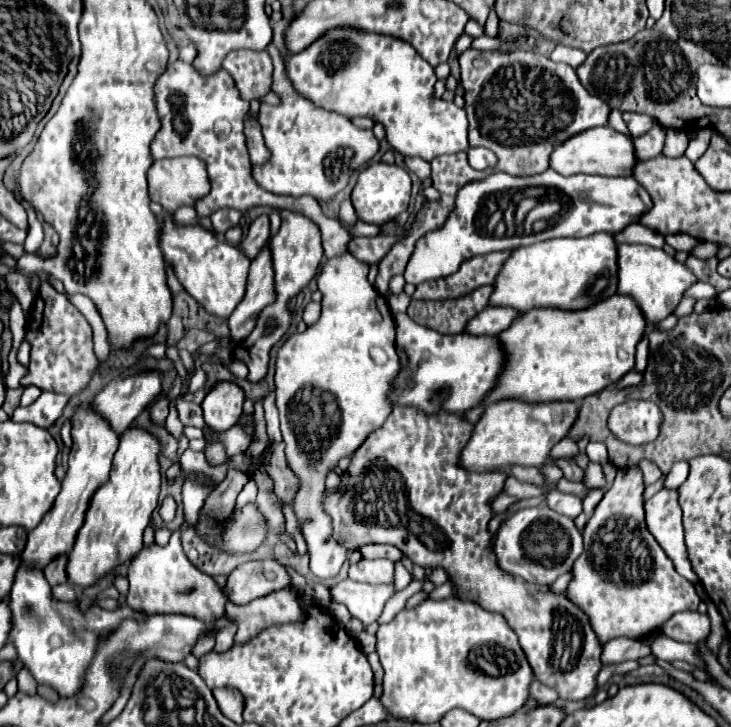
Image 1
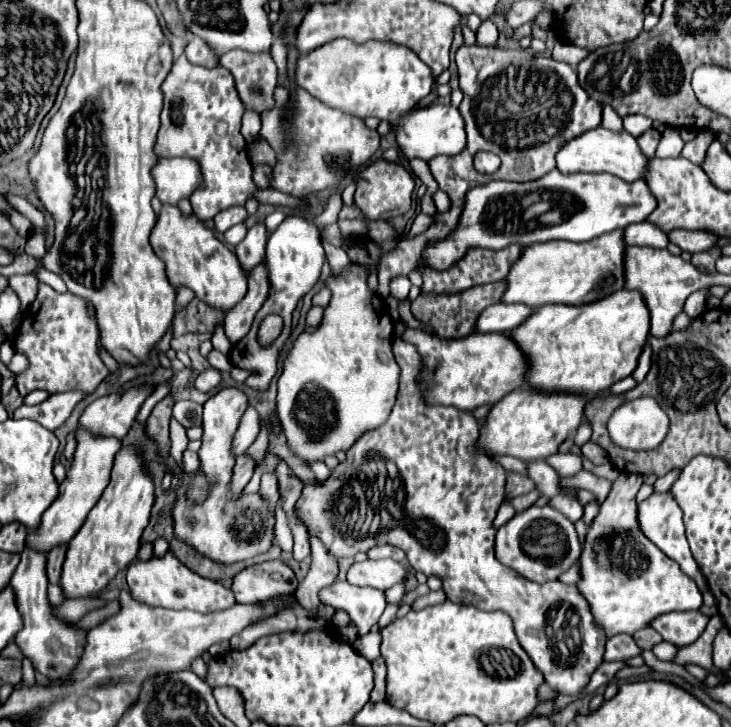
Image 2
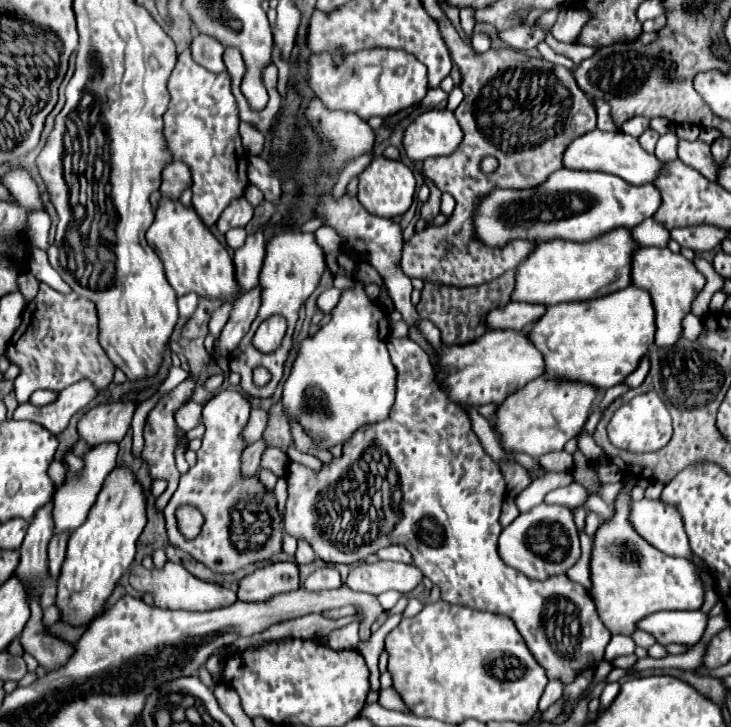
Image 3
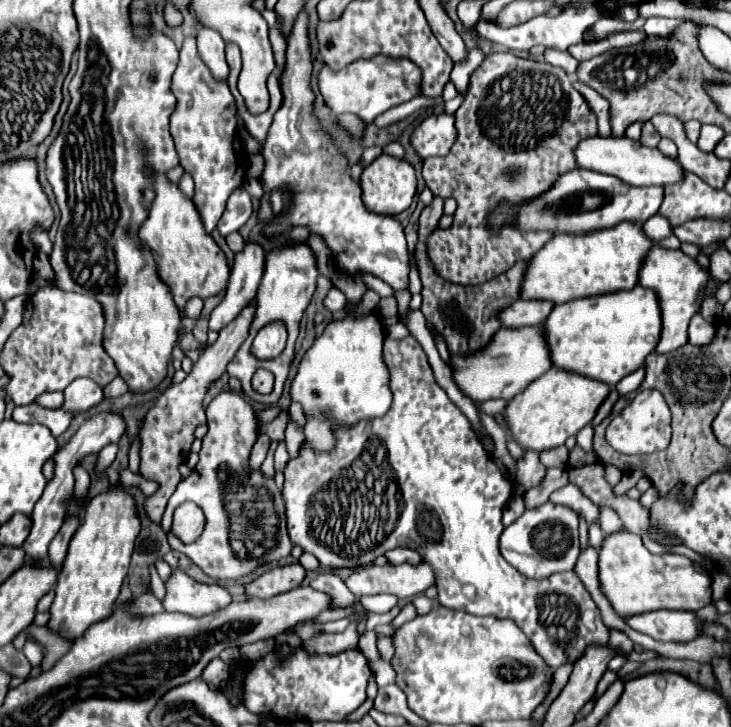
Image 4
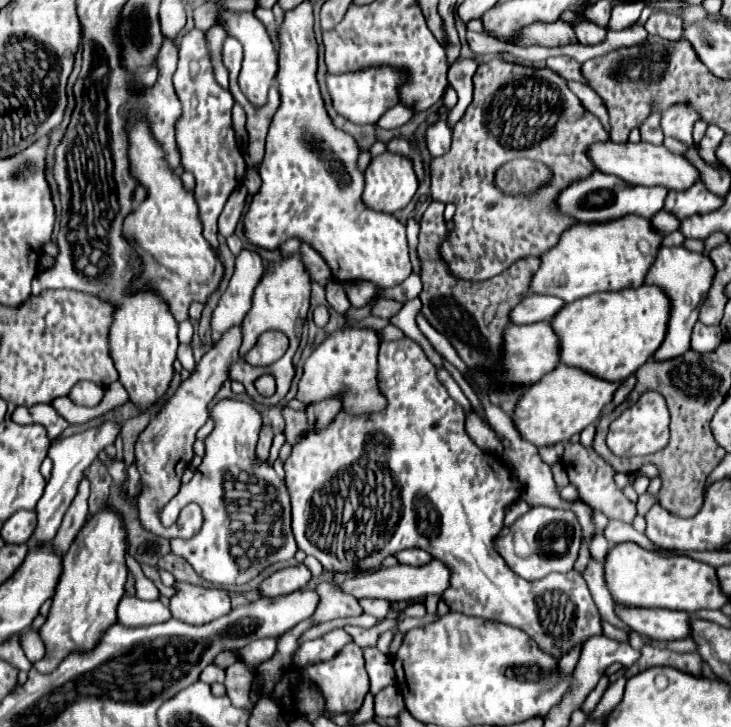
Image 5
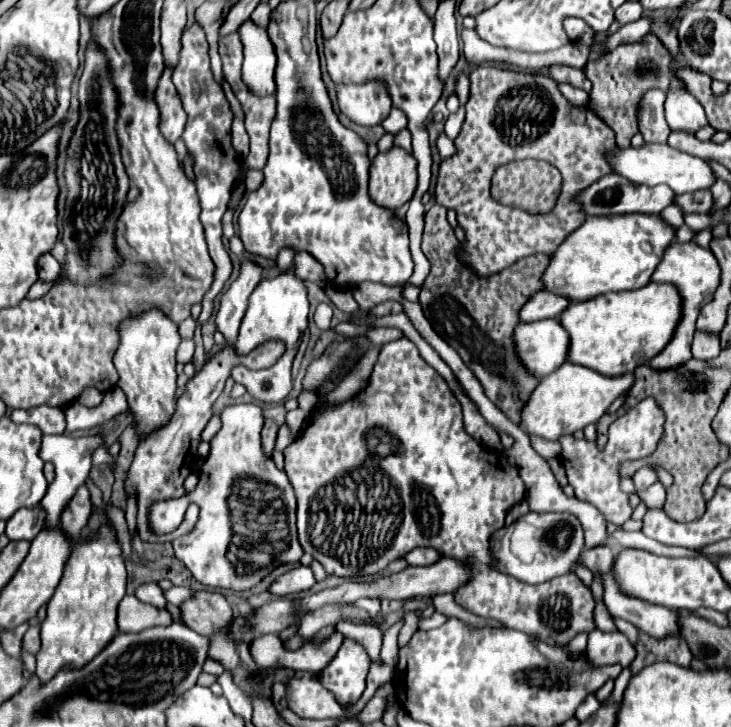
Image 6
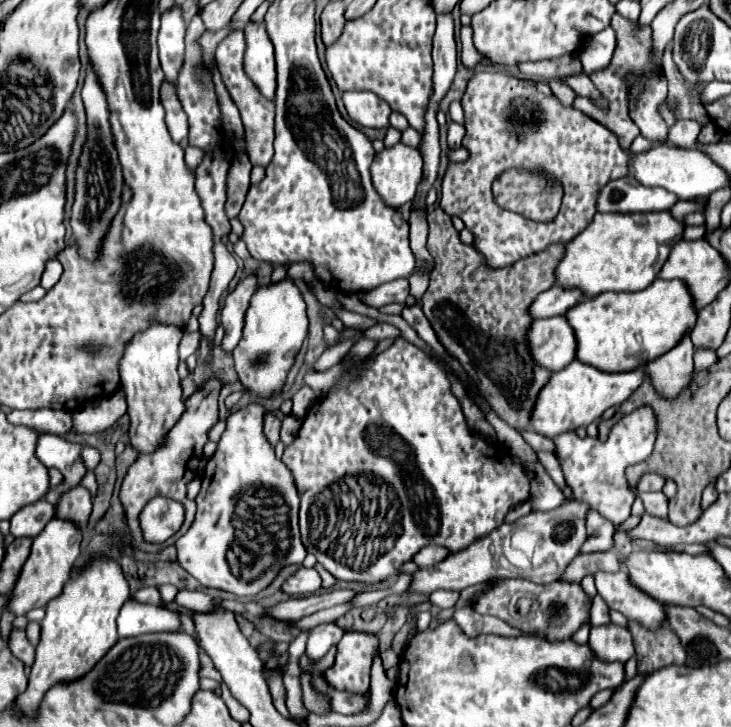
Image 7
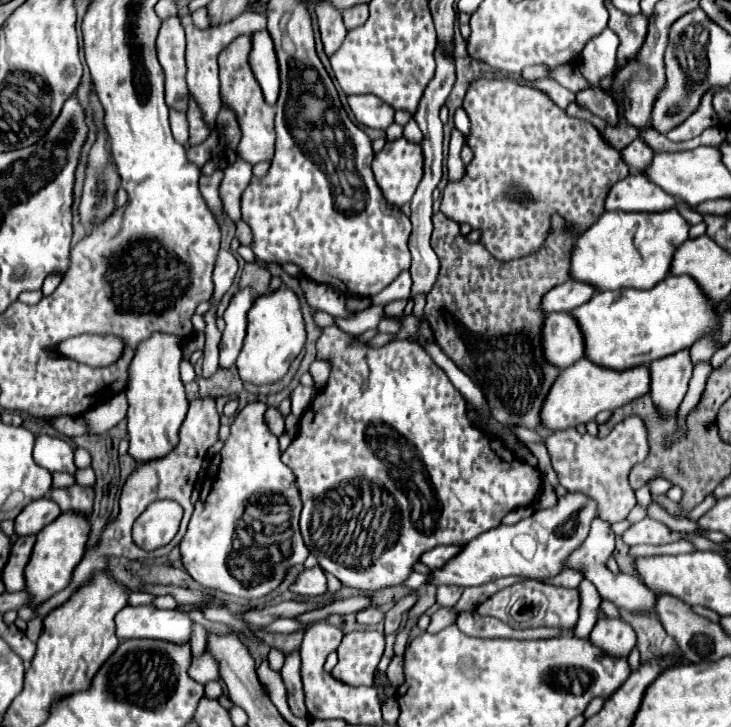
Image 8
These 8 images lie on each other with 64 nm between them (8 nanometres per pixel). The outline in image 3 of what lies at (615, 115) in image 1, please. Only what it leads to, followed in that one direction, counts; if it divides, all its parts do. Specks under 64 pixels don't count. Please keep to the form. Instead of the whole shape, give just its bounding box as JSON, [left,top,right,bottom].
[594,100,618,132]

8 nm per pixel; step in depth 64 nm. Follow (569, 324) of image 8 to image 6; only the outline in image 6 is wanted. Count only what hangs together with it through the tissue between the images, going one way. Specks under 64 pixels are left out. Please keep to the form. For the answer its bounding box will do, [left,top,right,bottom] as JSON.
[512,318,568,378]

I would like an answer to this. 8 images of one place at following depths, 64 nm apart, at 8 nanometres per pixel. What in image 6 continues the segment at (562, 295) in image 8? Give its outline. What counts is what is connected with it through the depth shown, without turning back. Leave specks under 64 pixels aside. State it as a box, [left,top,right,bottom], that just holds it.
[520,292,568,322]

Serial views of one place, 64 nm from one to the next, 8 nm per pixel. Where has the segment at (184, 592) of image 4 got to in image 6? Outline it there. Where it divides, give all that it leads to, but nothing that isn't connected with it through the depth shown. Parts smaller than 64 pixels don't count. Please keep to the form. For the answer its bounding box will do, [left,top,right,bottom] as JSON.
[180,590,234,636]

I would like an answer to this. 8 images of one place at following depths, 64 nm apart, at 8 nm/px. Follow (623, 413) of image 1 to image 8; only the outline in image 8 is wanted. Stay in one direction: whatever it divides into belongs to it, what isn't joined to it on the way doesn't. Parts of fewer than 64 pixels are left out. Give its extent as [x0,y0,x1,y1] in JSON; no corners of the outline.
[546,416,648,524]

